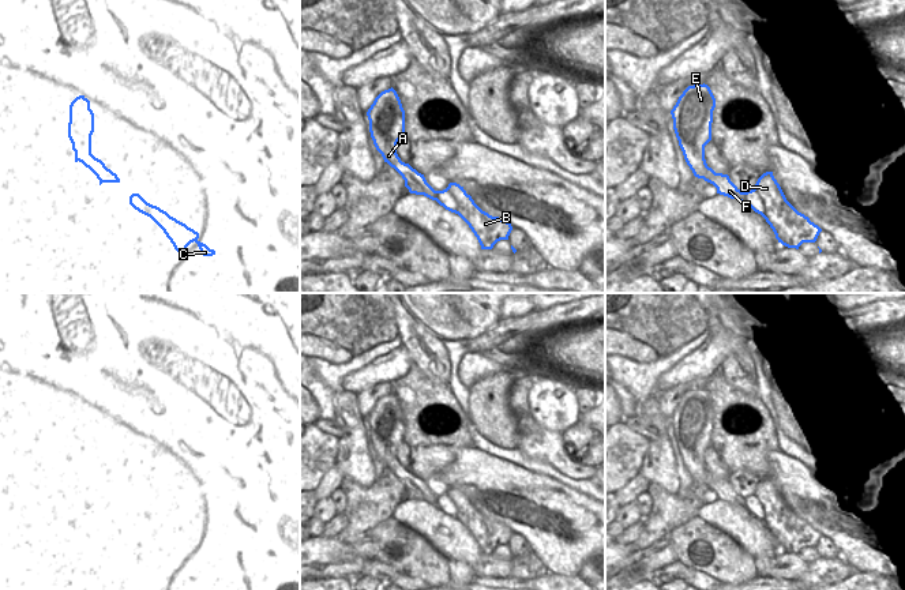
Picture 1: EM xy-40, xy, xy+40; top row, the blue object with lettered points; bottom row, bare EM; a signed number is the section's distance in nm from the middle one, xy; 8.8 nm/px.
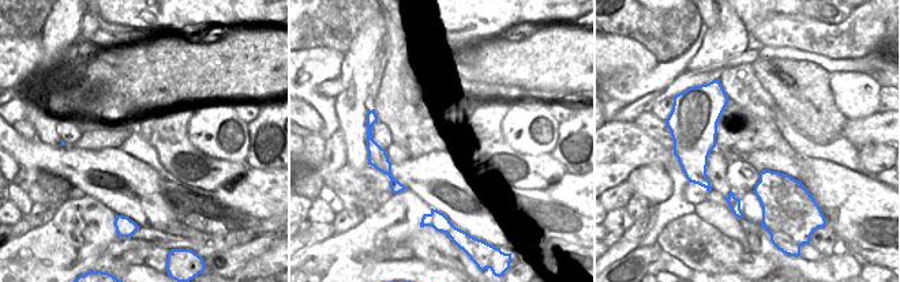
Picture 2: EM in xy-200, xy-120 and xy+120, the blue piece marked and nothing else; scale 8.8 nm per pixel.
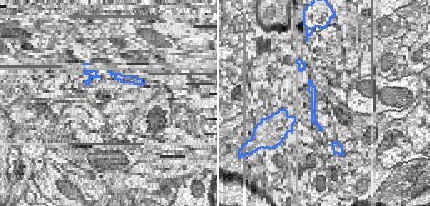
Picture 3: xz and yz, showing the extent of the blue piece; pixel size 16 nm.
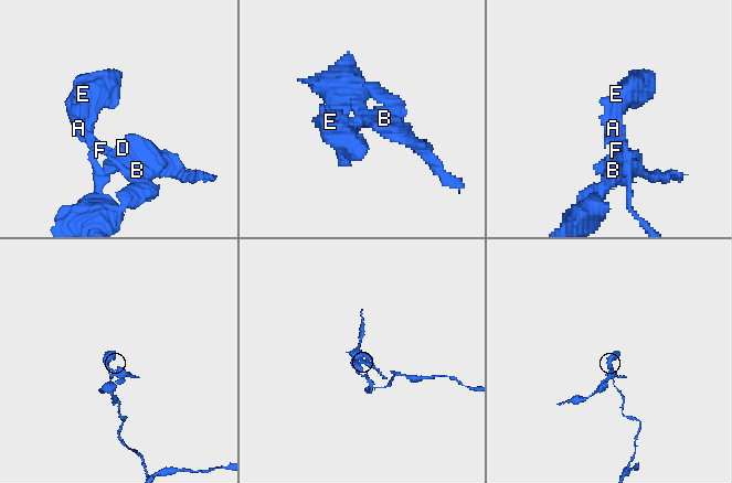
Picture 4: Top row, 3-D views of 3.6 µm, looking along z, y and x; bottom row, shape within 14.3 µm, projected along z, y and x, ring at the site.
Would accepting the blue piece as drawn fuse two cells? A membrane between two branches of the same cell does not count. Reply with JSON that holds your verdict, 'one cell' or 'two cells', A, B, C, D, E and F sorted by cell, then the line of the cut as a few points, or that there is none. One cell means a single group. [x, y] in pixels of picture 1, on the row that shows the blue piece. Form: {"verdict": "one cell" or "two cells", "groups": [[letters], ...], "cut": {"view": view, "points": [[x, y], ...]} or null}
{"verdict": "two cells", "groups": [["A", "E"], ["B", "C", "D", "F"]], "cut": {"view": "xy", "points": [[425, 181], [410, 180], [405, 185]]}}

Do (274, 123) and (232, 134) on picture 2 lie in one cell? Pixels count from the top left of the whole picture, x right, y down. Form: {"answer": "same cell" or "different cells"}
{"answer": "different cells"}

